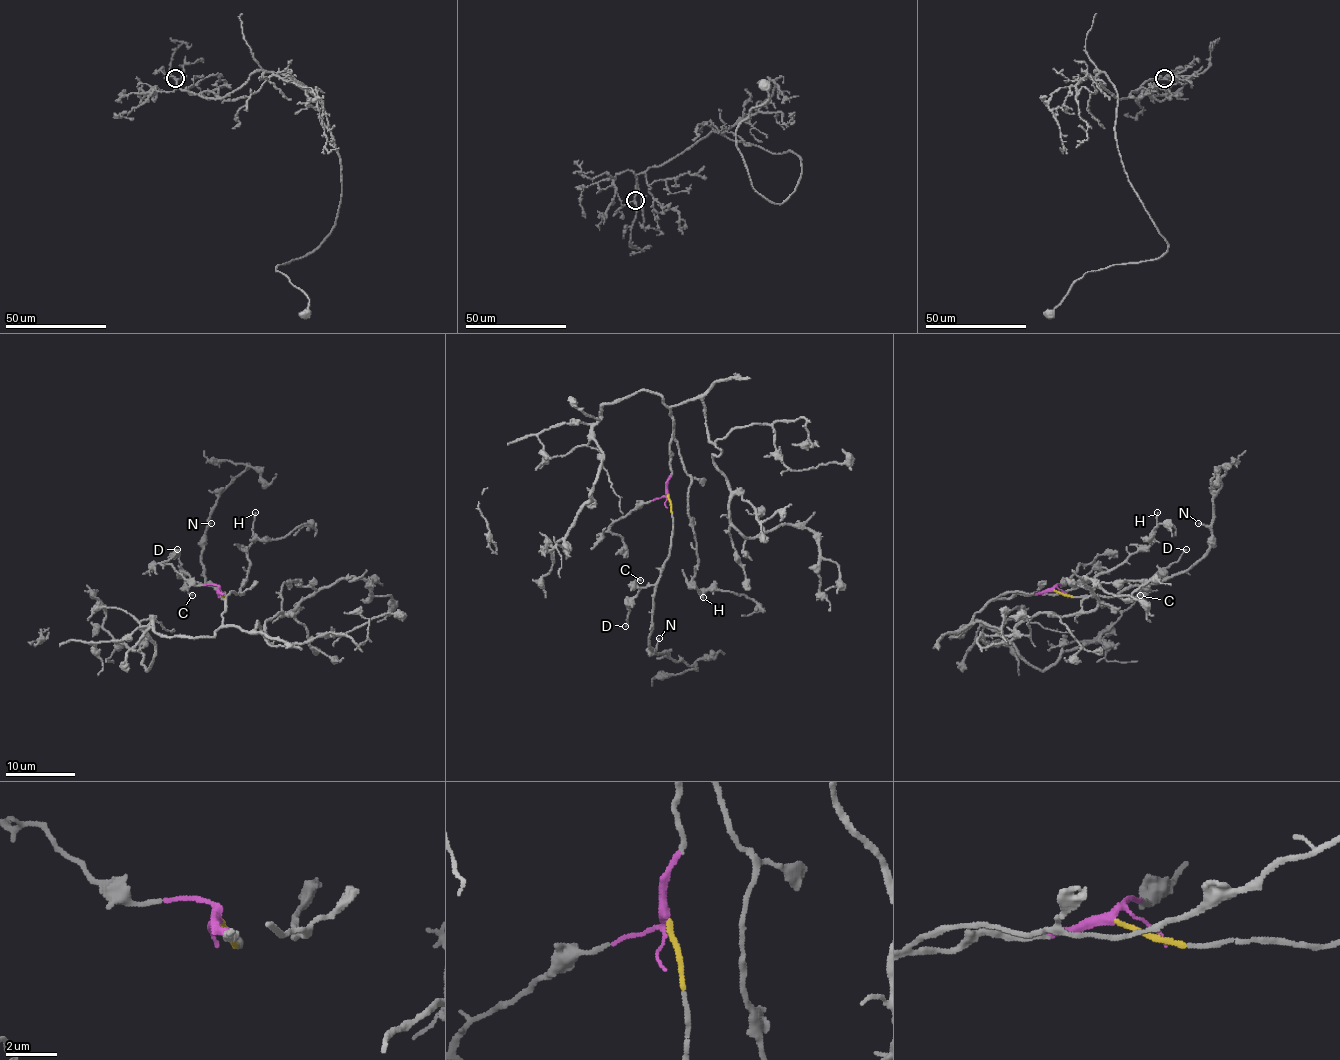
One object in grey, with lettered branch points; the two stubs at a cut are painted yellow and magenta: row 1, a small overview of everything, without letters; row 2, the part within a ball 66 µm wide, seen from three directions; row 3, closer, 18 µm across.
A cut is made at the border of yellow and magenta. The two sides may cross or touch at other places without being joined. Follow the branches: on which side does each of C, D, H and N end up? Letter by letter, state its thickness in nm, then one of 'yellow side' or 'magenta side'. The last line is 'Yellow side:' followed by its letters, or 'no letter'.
C: calibre 140 nm; yellow side
D: calibre 120 nm; yellow side
H: calibre 120 nm; magenta side
N: calibre 150 nm; yellow side
Yellow side: C, D, N

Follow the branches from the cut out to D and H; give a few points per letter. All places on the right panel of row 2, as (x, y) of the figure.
D: (1055, 590), (1074, 597), (1116, 597), (1147, 581), (1186, 550)
H: (1053, 590), (1015, 593), (1004, 599), (1001, 595), (1065, 593), (1090, 583), (1146, 548), (1158, 513)

